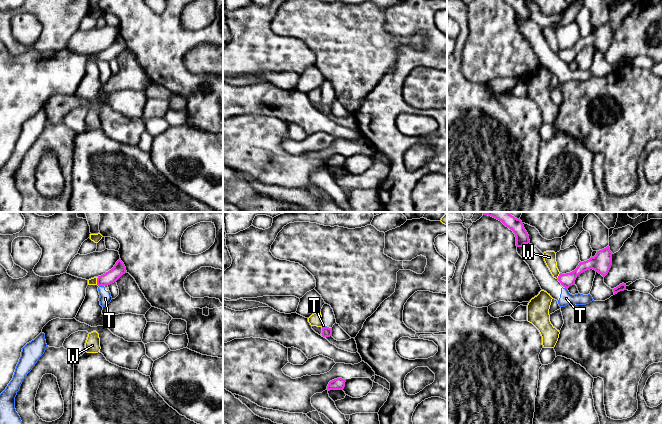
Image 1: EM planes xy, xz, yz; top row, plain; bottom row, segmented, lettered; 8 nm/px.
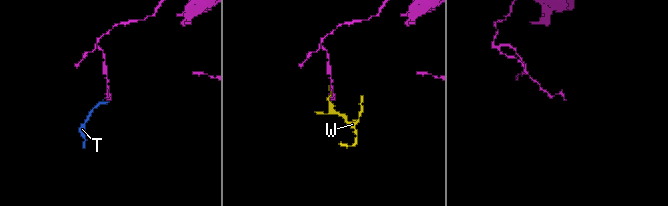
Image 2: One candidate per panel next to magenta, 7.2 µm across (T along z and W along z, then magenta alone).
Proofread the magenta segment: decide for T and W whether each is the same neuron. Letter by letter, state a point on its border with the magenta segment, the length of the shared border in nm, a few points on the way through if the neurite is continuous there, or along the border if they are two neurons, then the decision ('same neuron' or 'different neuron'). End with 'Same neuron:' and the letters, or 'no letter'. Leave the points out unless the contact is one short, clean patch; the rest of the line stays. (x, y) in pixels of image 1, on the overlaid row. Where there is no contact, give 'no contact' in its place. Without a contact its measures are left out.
T: contact xy (101, 285); length 40 nm; border xy (99, 285), (103, 286); different neuron
W: contact xy (97, 281); length 70 nm; border xy (98, 277), (96, 284); different neuron
Same neuron: no letter

